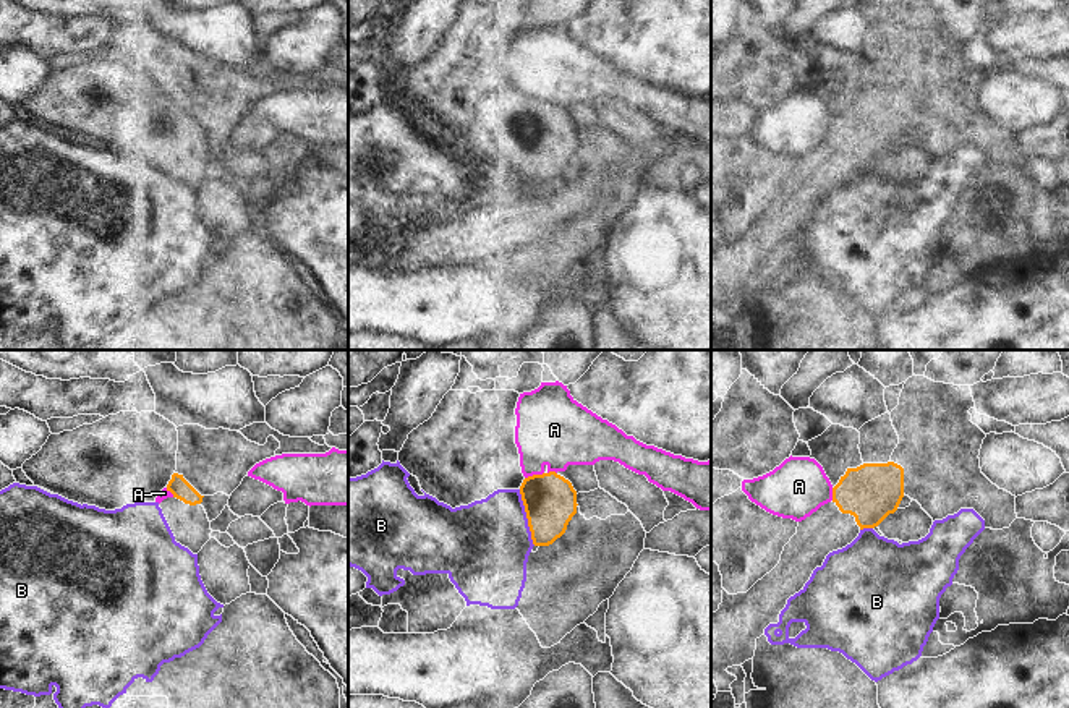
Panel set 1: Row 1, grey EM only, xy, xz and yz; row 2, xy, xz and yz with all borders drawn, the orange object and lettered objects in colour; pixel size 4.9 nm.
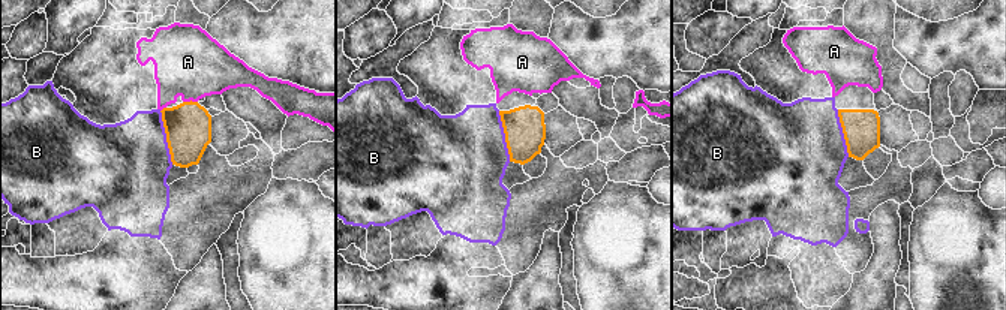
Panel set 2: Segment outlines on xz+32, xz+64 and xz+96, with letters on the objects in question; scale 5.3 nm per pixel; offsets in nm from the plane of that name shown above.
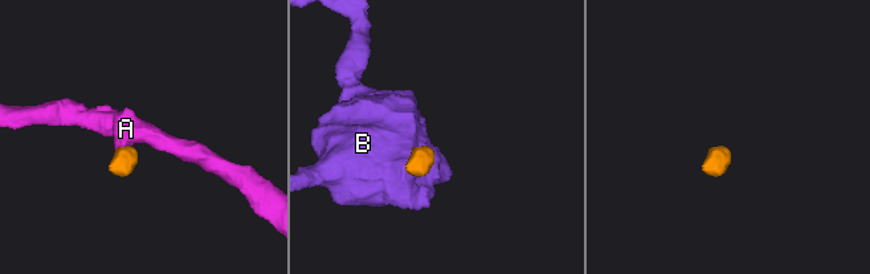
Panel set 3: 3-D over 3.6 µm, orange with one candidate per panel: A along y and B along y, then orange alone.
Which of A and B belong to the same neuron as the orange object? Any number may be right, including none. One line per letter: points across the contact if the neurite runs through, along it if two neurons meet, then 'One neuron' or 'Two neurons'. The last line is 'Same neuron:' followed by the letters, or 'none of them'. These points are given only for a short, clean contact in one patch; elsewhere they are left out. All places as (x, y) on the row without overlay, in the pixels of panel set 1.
A: Boundary: xz (543, 109), (525, 115). Two neurons
B: Two neurons
Same neuron: none of them

